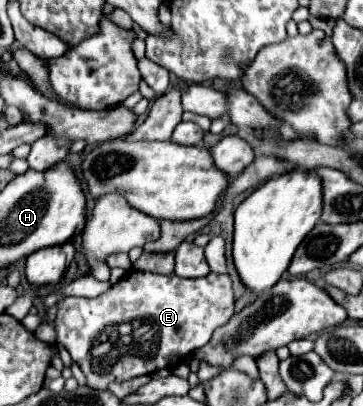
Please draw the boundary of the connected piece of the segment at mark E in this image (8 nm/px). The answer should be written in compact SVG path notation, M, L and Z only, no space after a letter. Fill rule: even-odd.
M133 270L121 282L111 286L97 298L77 298L69 296L57 302L57 318L55 332L57 342L67 348L73 362L79 364L83 374L87 376L87 386L105 390L109 382L129 380L143 374L153 374L161 368L175 368L185 356L193 350L205 346L213 336L215 328L225 324L229 316L235 312L235 296L231 278L225 274L207 274L205 278L185 280L175 274L151 274Z

